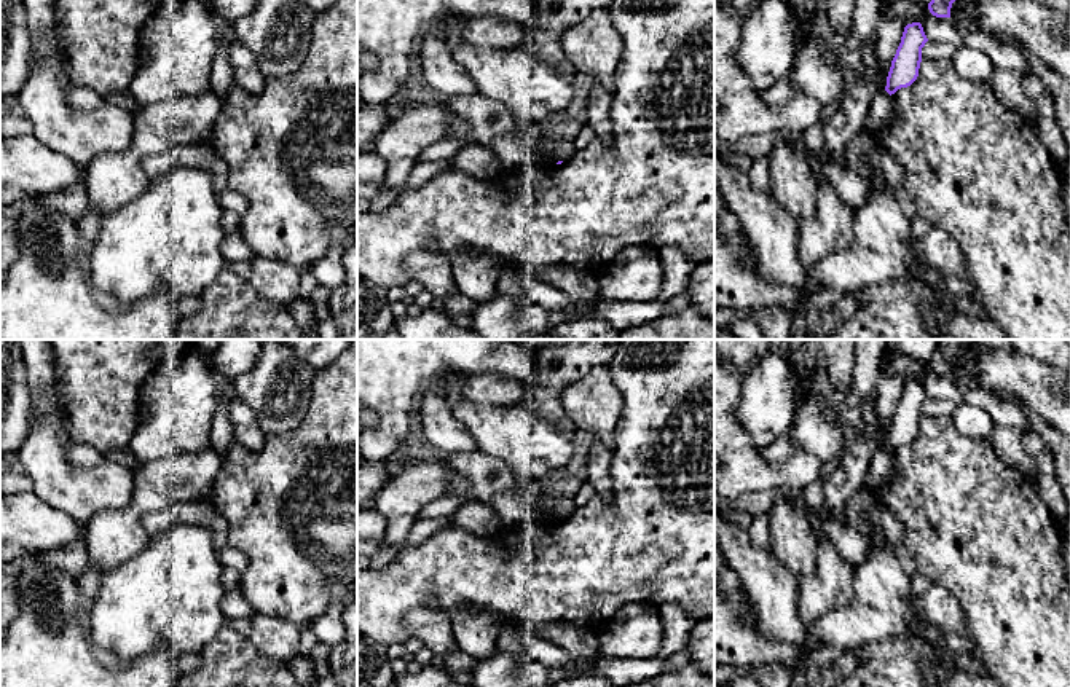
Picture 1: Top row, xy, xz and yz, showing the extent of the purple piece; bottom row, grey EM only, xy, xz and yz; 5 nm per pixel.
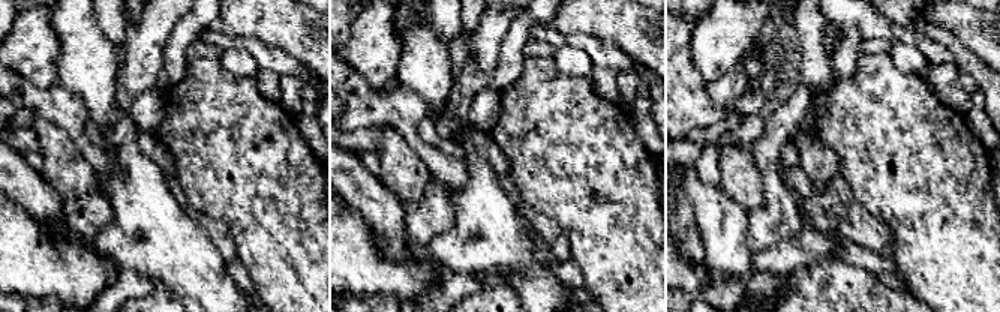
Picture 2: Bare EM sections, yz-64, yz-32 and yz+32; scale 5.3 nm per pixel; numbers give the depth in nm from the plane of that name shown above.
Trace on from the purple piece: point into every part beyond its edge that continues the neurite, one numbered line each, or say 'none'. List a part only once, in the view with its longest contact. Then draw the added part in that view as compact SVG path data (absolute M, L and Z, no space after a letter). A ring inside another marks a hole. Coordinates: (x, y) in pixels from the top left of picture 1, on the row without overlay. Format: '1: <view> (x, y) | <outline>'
none

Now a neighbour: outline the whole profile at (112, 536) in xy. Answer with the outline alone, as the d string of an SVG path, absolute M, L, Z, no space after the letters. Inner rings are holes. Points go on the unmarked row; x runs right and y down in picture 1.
M212 448L142 462L134 470L131 504L91 516L85 529L89 563L104 575L134 558L150 540L142 516L175 502L207 497L220 467L222 461Z

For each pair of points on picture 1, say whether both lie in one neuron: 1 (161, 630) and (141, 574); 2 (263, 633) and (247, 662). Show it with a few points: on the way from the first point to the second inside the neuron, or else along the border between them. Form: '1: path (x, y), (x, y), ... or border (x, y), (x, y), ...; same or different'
1: path (161, 616), (161, 595), (155, 588); same
2: border (249, 638), (265, 657), (286, 667); different

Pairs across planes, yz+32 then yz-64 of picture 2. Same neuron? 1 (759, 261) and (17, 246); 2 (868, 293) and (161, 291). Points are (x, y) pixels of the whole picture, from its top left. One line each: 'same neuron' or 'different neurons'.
1: different neurons
2: same neuron

